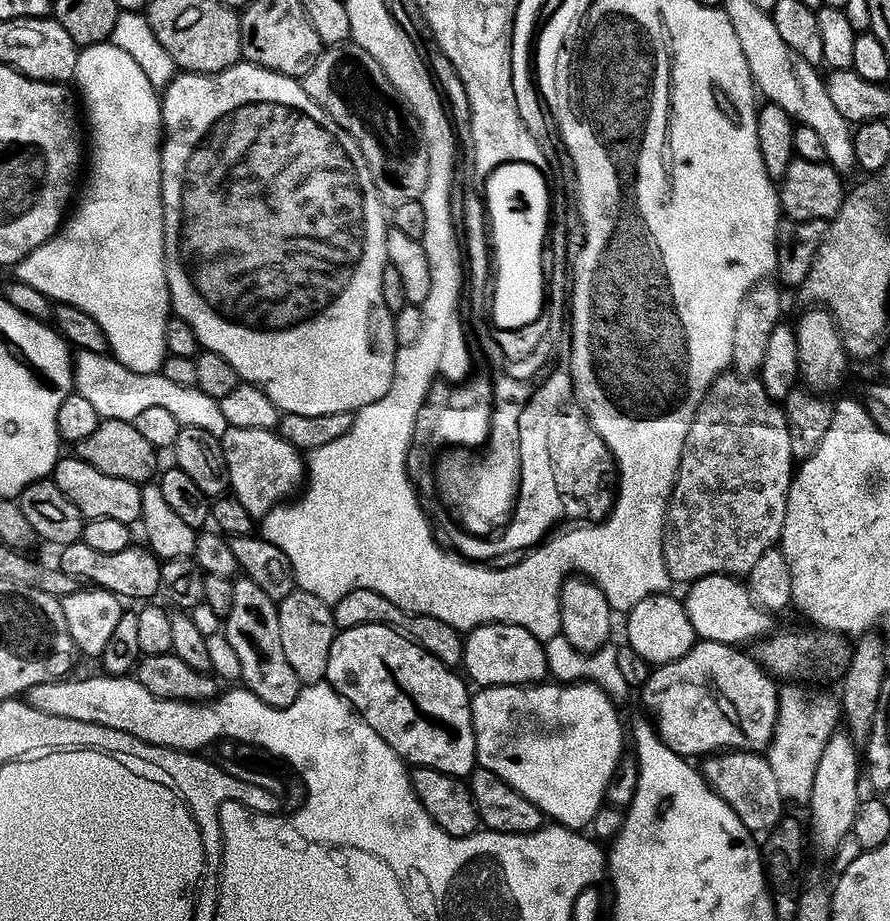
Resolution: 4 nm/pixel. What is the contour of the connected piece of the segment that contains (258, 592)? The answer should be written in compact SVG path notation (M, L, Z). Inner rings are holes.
M240 574L232 580L234 602L230 614L223 617L222 631L238 654L240 680L262 702L275 708L289 708L302 687L282 650L282 633L278 631L277 601L271 600L253 580Z

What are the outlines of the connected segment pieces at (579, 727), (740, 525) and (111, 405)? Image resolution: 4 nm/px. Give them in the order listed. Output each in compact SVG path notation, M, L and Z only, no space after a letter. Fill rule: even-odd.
M541 682L527 686L521 686L519 684L497 684L495 686L481 687L477 692L480 693L475 693L472 696L472 725L474 726L474 734L476 735L477 765L486 770L494 770L494 774L498 774L498 778L502 778L511 788L518 790L518 794L530 798L530 802L534 802L534 806L538 806L549 821L565 824L567 828L575 828L577 830L591 825L595 812L605 803L608 783L614 774L616 764L620 761L622 753L625 751L625 749L623 750L624 728L620 725L619 714L616 713L619 712L617 705L613 704L612 700L602 689L596 687L595 684L587 682Z
M728 370L717 376L716 381L709 386L708 393L700 399L696 413L692 415L690 430L686 434L686 442L682 446L682 458L678 466L676 481L668 499L668 513L664 516L664 558L670 580L672 582L678 582L678 580L691 582L706 578L707 575L747 577L754 562L758 562L758 558L762 558L762 554L766 554L766 550L777 547L786 518L786 502L793 475L794 457L790 450L790 430L784 417L783 407L777 401L772 400L770 394L766 394L762 382L755 375L742 376L735 371Z
M77 351L72 365L72 382L75 392L82 394L82 398L87 398L105 420L135 422L142 410L162 406L183 427L210 430L210 434L218 437L223 437L229 431L226 418L222 418L220 401L210 398L210 394L202 394L202 390L196 387L177 386L160 372L138 374L122 366L122 362L118 362L111 354Z

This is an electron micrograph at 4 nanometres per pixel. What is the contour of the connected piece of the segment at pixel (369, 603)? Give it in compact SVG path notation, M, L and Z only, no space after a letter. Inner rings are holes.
M355 588L350 590L350 594L342 594L342 598L338 598L338 602L332 605L332 613L337 629L353 628L359 624L381 624L404 633L409 640L434 654L434 658L438 658L438 662L442 662L447 668L456 670L464 663L464 636L461 629L442 622L442 618L417 616L415 612L406 612L394 602L390 602L390 598L374 590Z

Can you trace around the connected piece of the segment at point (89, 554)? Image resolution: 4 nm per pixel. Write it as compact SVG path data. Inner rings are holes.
M83 542L66 544L59 549L58 567L85 585L105 588L108 592L113 592L115 596L121 598L129 596L132 600L144 602L155 597L152 595L156 591L161 591L161 561L153 556L151 551L136 547L129 546L126 550L118 550L118 554L101 554L99 550L94 550Z

